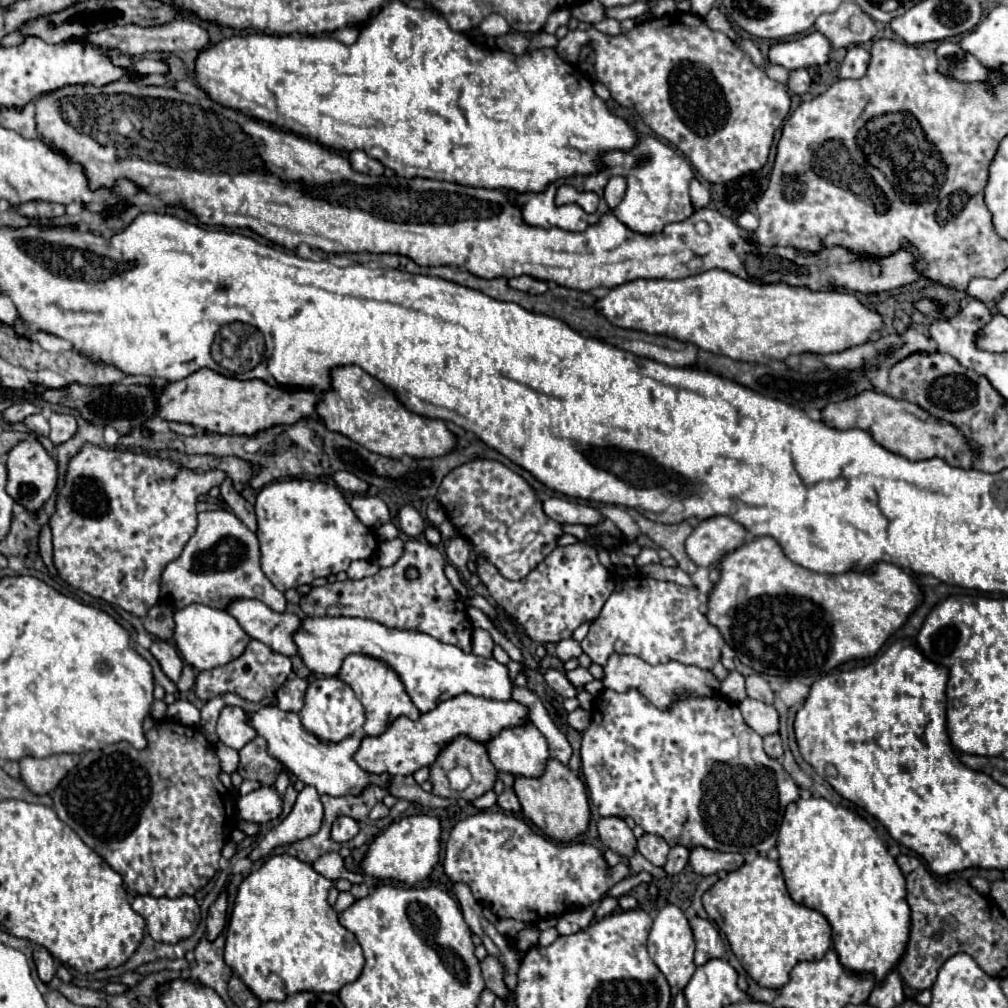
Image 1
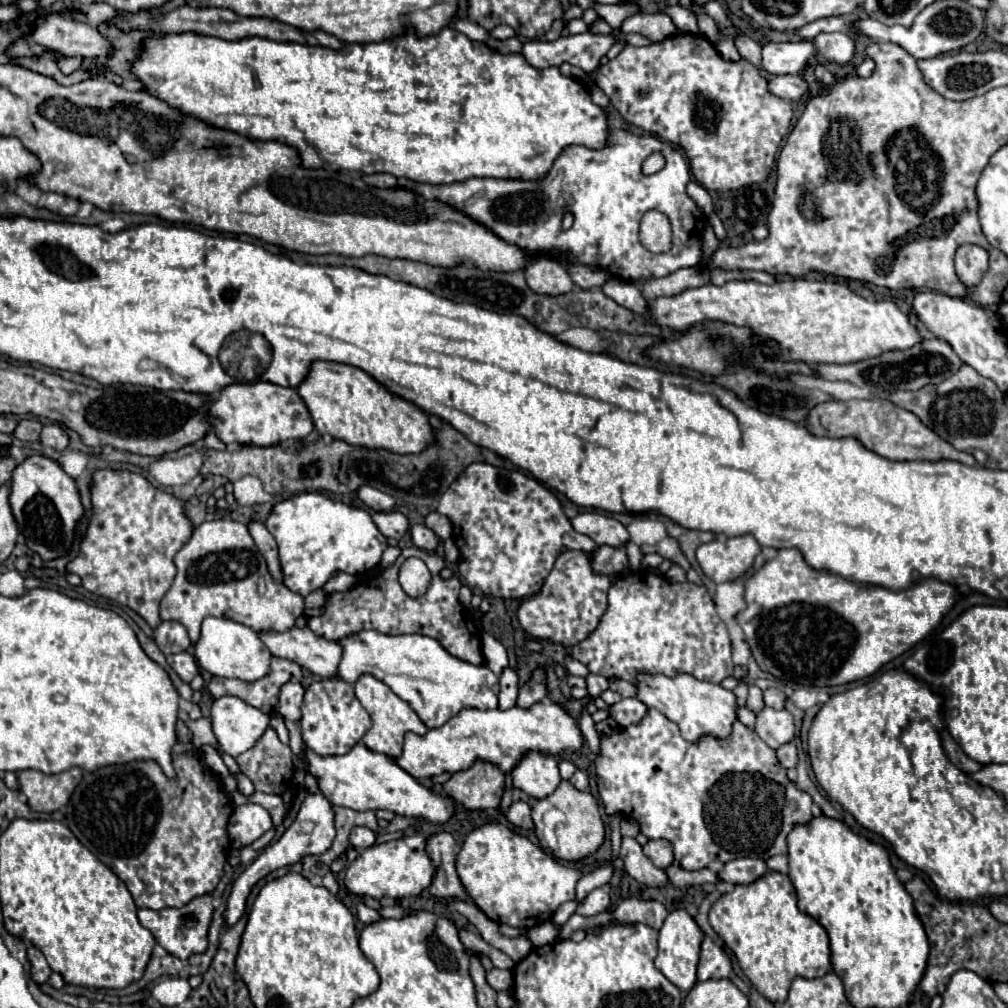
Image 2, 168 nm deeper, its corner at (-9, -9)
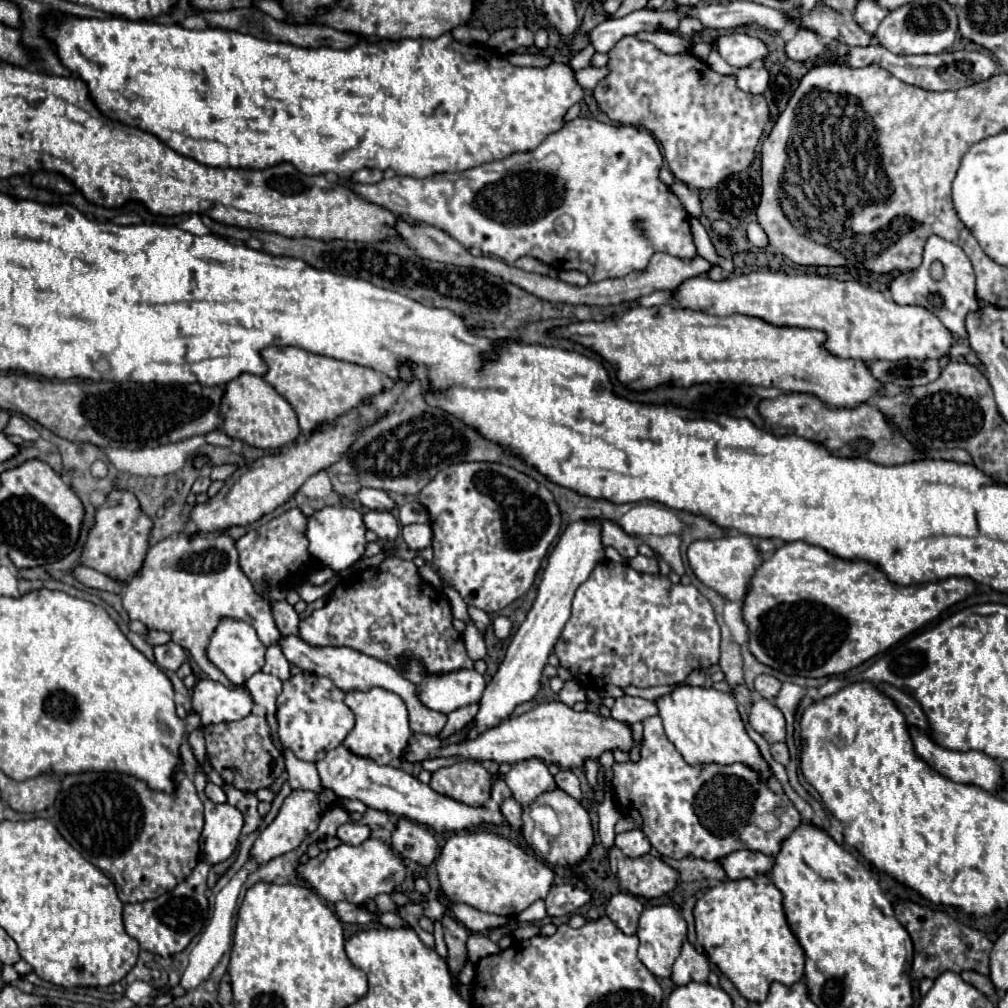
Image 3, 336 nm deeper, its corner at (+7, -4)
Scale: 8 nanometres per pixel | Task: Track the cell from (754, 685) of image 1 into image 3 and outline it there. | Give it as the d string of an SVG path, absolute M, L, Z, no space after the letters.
M758 675L754 681L754 691L764 699L774 697L780 691L780 687L782 687L782 683L772 675Z

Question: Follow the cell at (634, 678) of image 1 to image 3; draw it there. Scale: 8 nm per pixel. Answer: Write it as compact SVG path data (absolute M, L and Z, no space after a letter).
M678 685L672 693L664 695L662 699L656 699L656 705L664 721L666 737L674 743L674 747L680 751L688 765L744 763L760 775L760 781L768 781L774 775L766 759L760 755L758 745L746 733L736 699L730 693L722 693L708 687Z

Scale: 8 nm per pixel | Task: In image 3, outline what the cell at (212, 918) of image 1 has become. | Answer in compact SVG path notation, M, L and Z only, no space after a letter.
M300 789L292 791L284 799L276 819L256 839L256 843L252 847L252 857L256 857L260 861L260 865L264 865L270 859L296 849L304 841L304 837L310 835L318 827L320 815L322 815L322 809L320 809L320 803L318 803L318 793L314 793L314 791L300 791Z

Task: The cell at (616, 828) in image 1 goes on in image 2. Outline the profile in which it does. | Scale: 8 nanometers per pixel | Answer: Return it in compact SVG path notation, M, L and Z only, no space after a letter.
M622 838L622 852L620 858L624 860L624 870L628 876L636 878L648 886L666 886L668 878L664 870L656 868L642 852L642 846L634 838Z

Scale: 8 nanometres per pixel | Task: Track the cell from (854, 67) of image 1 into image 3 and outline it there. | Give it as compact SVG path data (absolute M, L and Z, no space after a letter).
M876 41L866 45L866 47L852 47L850 51L850 59L848 59L850 67L866 67L866 65L882 65L882 69L890 71L892 75L896 75L900 81L910 83L910 85L918 85L922 89L928 91L948 91L948 89L960 89L966 85L974 85L978 81L990 79L996 73L996 63L980 53L980 51L944 51L944 53L936 53L936 55L920 55L920 57L900 57L894 53L888 53L882 45L878 45Z

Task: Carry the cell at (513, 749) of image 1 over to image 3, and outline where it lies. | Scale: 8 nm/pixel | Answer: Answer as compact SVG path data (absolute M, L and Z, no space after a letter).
M526 759L514 763L512 769L506 773L504 781L510 787L514 799L522 805L530 805L540 793L556 789L554 777L550 775L546 763L540 759Z

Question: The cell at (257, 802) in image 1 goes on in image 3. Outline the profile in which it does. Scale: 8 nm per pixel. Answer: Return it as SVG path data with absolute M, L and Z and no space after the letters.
M198 763L198 771L194 776L194 785L204 803L204 829L200 835L200 857L210 865L226 861L238 845L238 837L244 825L242 813L228 803L212 803L204 793L207 777Z

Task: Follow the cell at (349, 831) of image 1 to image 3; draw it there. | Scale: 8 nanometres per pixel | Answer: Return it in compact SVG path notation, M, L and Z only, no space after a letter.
M346 823L338 829L338 837L348 845L360 845L370 837L370 827L360 823Z

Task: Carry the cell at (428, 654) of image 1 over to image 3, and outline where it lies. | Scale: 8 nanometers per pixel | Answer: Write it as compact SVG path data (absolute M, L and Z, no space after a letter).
M402 661L398 671L418 685L418 695L426 707L446 715L458 707L478 703L486 687L484 677L476 669L426 675L418 661Z

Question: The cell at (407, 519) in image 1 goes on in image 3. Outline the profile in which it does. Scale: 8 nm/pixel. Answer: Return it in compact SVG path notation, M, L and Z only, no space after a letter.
M406 525L402 527L402 537L412 551L420 551L420 549L430 547L432 529L430 525Z

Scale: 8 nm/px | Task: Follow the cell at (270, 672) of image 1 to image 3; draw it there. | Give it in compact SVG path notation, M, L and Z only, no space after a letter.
M272 645L266 649L266 665L262 667L262 671L272 673L282 681L290 677L290 663L278 645Z

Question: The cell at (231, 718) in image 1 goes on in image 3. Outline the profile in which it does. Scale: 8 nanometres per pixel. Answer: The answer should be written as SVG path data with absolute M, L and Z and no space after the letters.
M198 679L192 689L192 709L202 715L202 725L240 721L252 711L252 697L244 685L226 687L212 679Z

